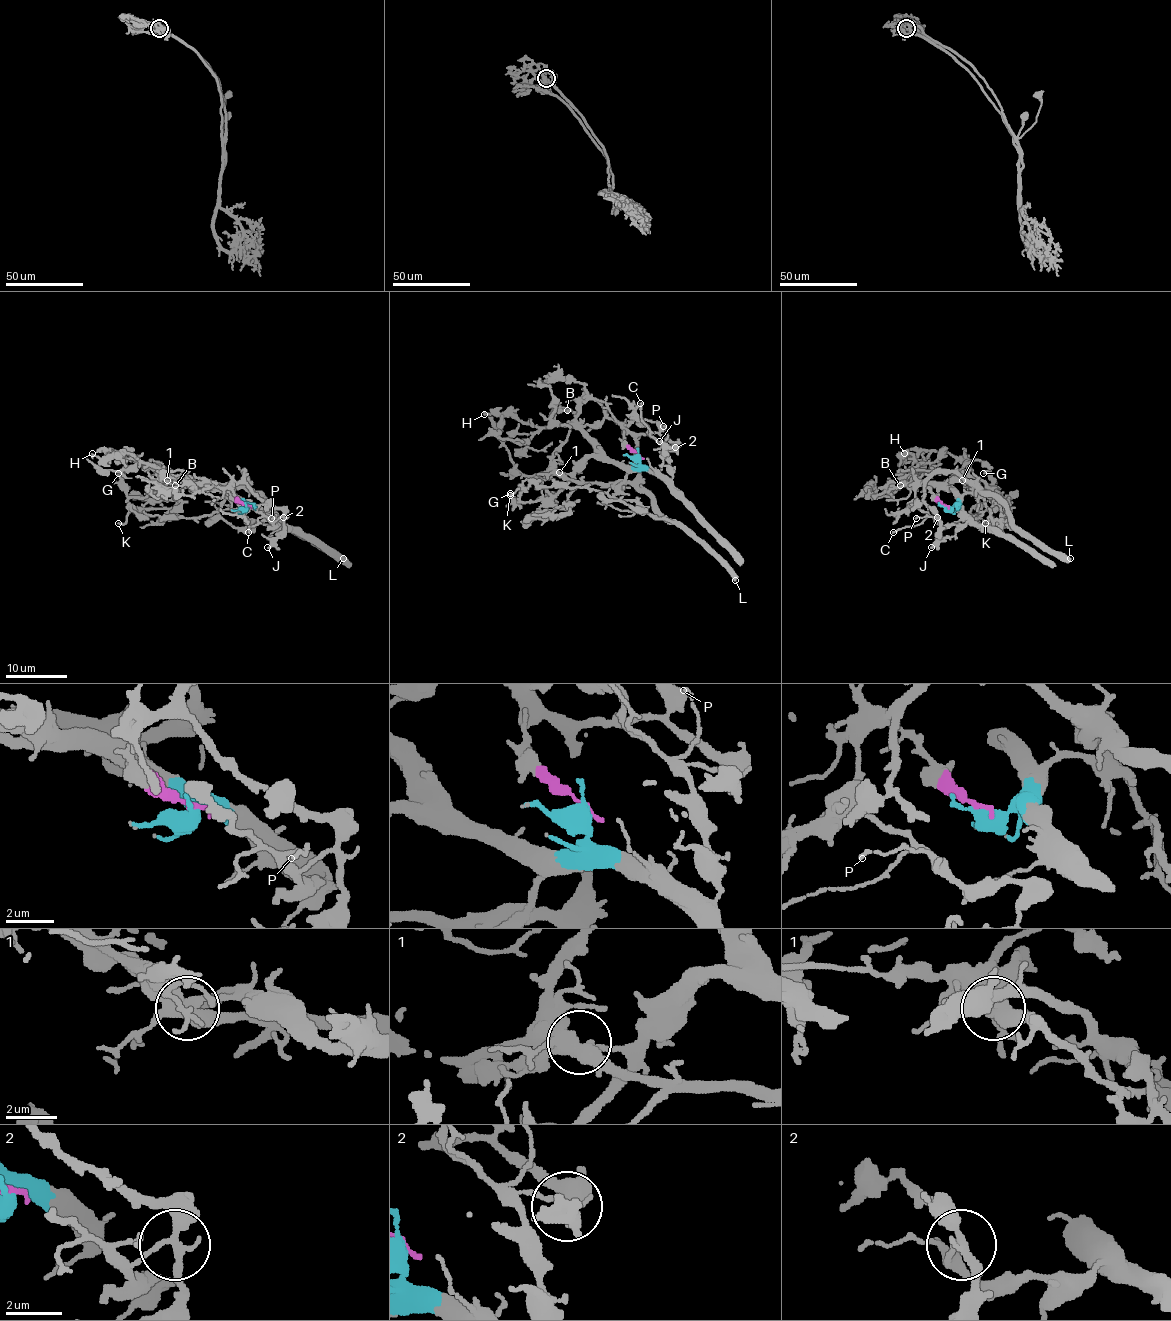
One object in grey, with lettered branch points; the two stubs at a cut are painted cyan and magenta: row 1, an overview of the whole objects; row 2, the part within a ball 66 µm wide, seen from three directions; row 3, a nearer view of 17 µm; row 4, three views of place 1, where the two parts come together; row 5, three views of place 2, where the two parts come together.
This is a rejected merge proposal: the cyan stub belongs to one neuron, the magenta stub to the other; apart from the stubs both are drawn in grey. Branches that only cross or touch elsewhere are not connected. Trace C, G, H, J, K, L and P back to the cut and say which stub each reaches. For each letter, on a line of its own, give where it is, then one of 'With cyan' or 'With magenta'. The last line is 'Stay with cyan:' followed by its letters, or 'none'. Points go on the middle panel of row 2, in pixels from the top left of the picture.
C: Place: (640, 403). With cyan
G: Place: (510, 493). With cyan
H: Place: (484, 414). With cyan
J: Place: (659, 441). With magenta
K: Place: (510, 495). With cyan
L: Place: (735, 580). With magenta
P: Place: (663, 426). With cyan
Stay with cyan: C, G, H, K, P

